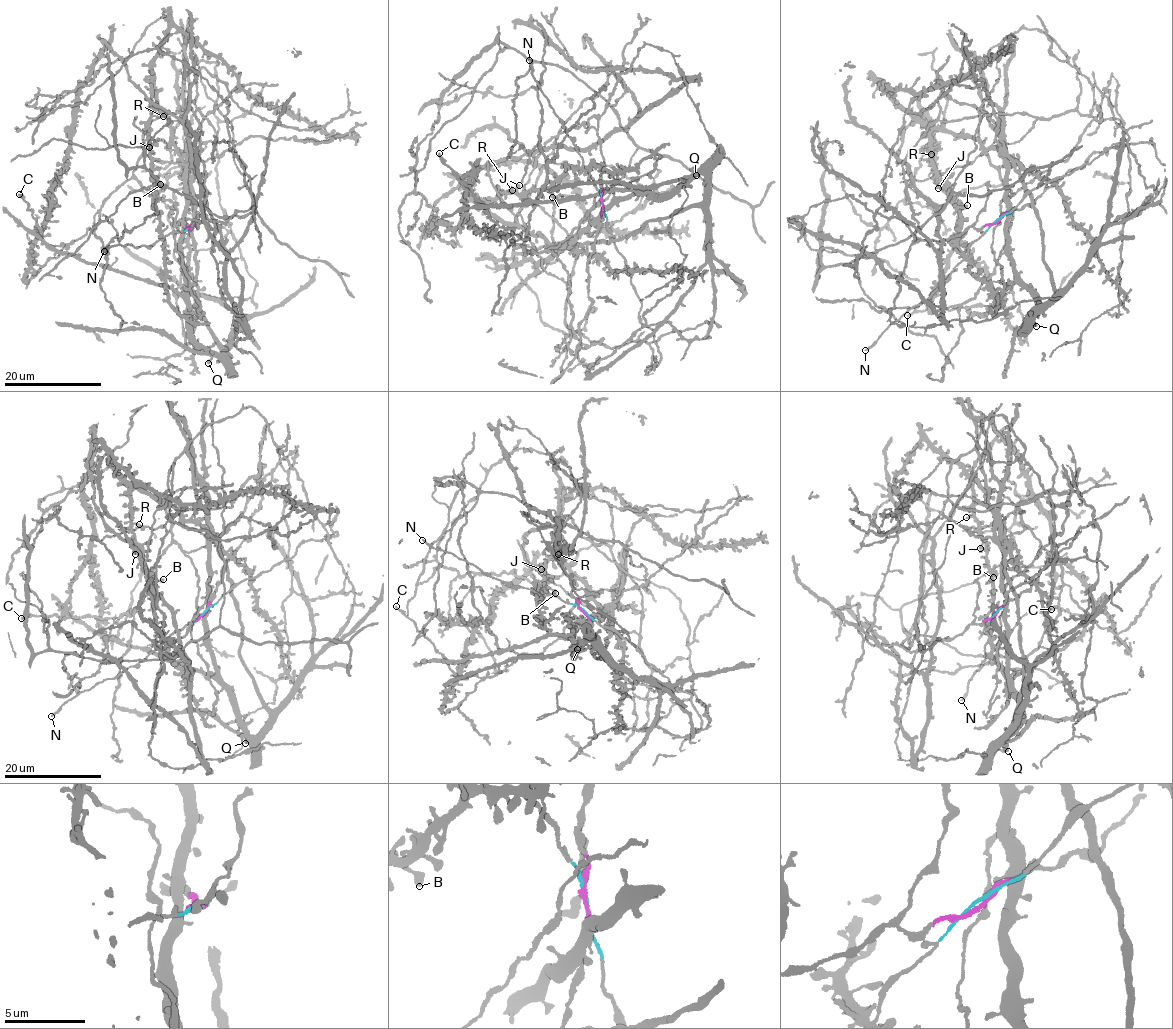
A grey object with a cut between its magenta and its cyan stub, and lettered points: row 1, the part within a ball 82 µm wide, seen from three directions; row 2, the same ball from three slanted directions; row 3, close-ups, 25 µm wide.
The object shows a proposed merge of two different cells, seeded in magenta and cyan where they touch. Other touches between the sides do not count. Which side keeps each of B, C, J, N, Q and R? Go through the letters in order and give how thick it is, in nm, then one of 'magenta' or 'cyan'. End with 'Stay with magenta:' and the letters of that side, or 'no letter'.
B: 440 nm thick; cyan
C: 200 nm thick; magenta
J: 400 nm thick; cyan
N: 200 nm thick; cyan
Q: 380 nm thick; magenta
R: 200 nm thick; cyan
Stay with magenta: C, Q

